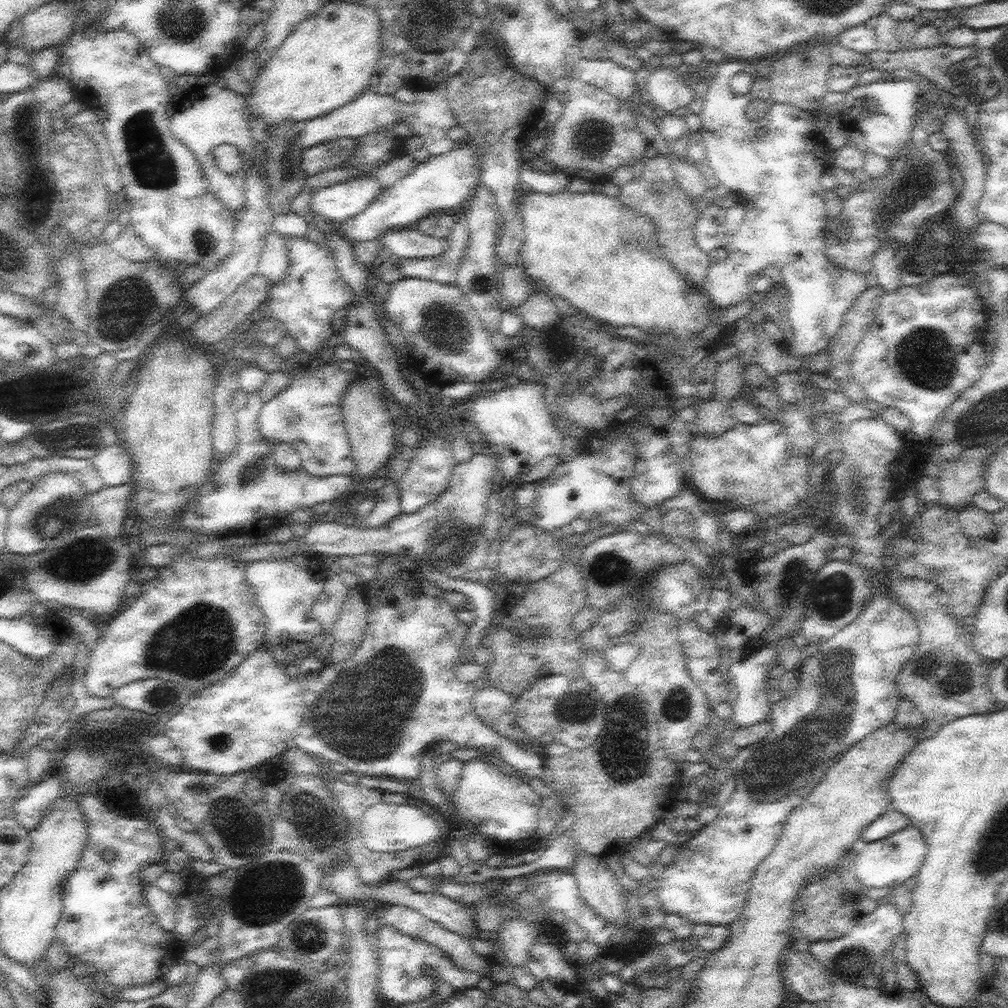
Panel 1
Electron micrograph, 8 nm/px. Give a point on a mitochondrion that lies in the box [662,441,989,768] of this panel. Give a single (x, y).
(791, 583)

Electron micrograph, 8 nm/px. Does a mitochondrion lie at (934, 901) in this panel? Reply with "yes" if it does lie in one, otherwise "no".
no

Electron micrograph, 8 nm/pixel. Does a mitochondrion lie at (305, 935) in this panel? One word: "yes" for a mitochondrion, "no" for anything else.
yes

